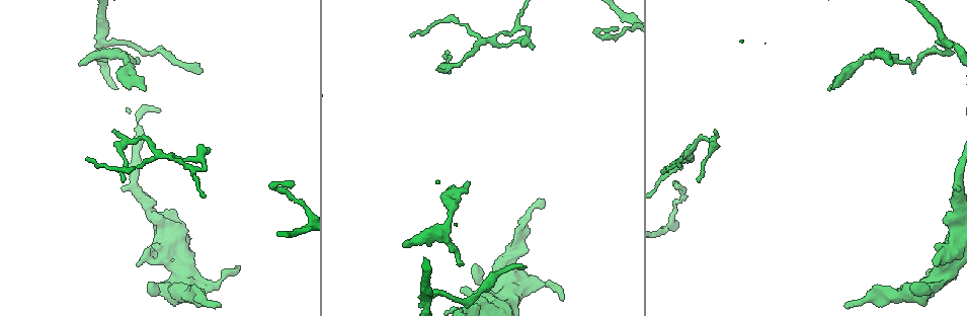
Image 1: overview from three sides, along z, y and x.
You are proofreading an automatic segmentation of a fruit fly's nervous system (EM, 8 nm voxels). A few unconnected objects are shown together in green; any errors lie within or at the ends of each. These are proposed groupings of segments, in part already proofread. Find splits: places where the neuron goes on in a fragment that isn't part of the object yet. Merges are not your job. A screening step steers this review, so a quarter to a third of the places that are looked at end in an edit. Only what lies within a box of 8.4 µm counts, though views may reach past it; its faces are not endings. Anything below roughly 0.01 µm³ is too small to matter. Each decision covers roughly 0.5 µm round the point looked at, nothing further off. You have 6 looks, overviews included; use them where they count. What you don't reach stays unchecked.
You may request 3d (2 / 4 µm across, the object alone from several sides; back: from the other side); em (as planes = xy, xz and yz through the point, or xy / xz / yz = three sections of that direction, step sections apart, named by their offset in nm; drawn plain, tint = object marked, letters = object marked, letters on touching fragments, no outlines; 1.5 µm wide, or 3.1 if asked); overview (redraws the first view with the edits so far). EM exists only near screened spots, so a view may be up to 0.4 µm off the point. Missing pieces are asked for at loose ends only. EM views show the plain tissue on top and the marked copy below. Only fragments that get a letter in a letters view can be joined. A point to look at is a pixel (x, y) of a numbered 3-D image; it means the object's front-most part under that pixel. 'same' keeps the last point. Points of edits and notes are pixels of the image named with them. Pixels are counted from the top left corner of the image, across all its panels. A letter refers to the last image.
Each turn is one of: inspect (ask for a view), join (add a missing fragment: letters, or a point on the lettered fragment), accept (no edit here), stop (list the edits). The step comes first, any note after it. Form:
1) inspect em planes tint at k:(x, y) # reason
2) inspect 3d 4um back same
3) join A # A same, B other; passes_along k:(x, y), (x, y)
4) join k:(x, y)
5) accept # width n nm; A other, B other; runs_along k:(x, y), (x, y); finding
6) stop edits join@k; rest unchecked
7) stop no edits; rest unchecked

inspect em planes letters at 1:(851, 304) # branch stops here

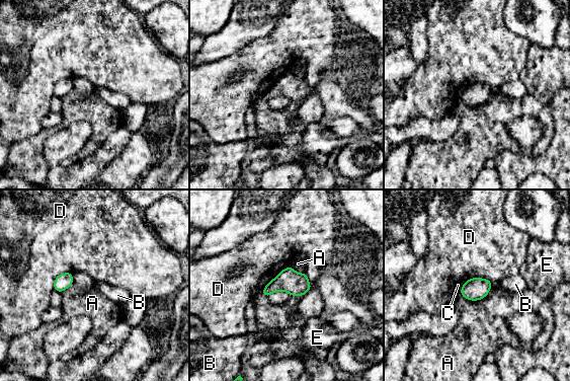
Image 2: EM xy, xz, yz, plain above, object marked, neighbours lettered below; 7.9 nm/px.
accept # A other, B other, C other, D other, E other; border 2:(289, 264), (260, 291); no lettered fragment goes on from it

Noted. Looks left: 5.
inspect 3d 2um at 1:(562, 300)

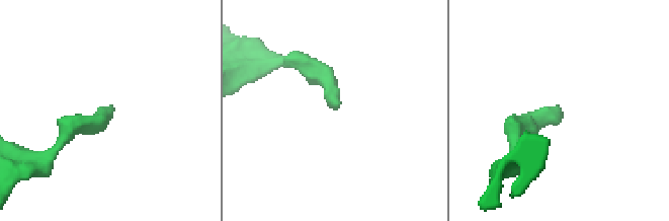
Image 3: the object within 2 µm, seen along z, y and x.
inspect em planes letters at 3:(108, 107) # shape alone is not enough

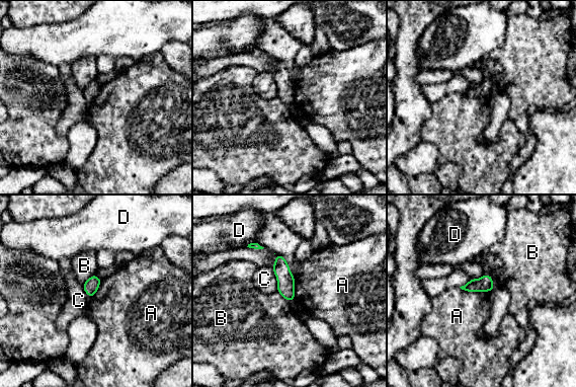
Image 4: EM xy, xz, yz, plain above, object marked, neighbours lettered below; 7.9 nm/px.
accept # A other, B other, C other, D other; none of them fits

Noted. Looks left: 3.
inspect em yz step 8 letters at 1:(411, 37)

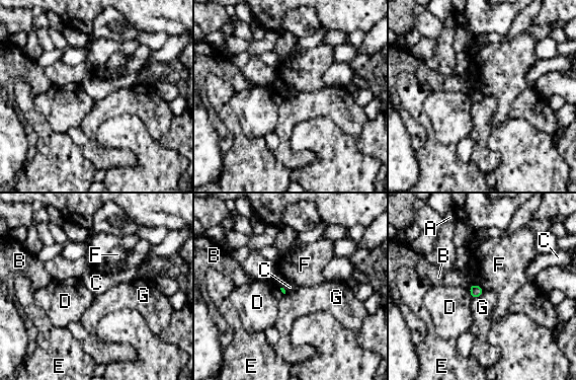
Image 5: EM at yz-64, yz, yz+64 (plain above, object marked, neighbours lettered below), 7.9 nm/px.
inspect em planes letters same # another direction

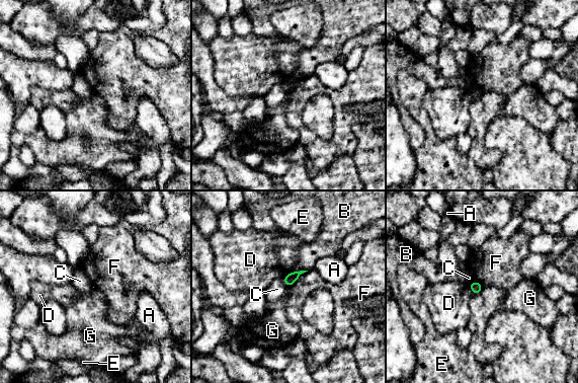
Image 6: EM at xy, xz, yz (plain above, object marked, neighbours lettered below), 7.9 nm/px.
accept # A other, B other, C other, D other, E other, F other, G other; no lettered fragment goes on from it

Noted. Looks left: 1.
stop no edits; rest unchecked

